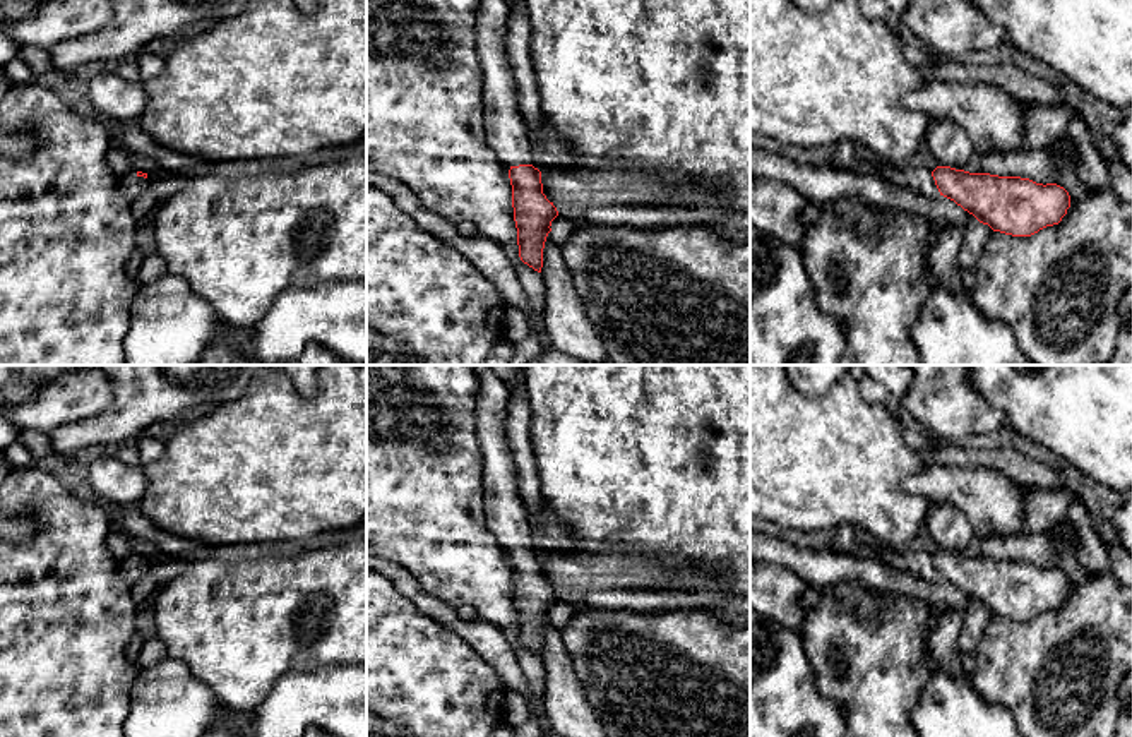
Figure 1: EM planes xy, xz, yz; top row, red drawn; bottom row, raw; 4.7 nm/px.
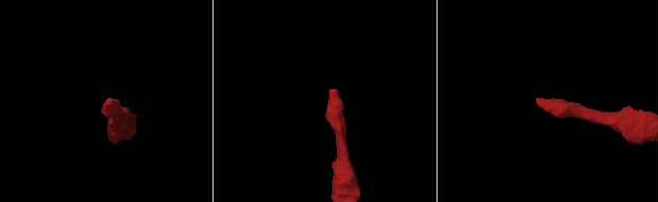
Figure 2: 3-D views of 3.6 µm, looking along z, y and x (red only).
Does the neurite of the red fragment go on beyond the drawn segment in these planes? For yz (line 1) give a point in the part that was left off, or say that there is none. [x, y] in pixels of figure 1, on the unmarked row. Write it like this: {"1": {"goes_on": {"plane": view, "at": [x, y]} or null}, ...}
{"1": {"goes_on": {"plane": "yz", "at": [910, 559]}}}

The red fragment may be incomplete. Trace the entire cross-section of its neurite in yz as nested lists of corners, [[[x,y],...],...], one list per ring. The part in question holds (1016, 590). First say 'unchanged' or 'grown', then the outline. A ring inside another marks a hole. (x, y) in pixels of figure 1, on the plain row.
grown; [[[849,524],[837,528],[832,552],[880,559],[887,566],[926,581],[944,579],[993,615],[1031,620],[1058,608],[1070,591],[1069,576],[1057,567],[1036,567],[1021,560],[969,557],[950,550],[933,555],[913,545],[894,550],[865,543]]]

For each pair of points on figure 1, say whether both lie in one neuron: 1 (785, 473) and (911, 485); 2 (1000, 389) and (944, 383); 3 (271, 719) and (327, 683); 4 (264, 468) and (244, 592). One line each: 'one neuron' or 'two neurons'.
1: two neurons
2: two neurons
3: one neuron
4: two neurons

